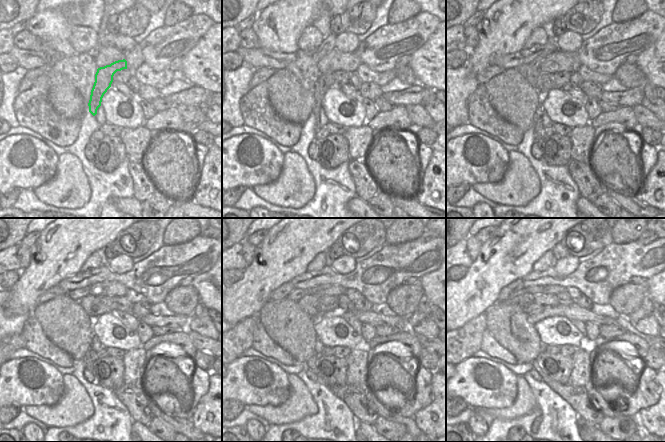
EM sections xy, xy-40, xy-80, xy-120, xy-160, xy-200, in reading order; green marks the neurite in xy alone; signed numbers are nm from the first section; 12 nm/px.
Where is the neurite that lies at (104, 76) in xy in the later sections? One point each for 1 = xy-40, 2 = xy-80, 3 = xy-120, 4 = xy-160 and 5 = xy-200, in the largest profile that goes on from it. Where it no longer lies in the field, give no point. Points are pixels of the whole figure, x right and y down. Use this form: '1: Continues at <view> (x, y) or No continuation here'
1: Continues at xy-40 (325, 81)
2: Continues at xy-80 (538, 126)
3: Continues at xy-120 (89, 357)
4: Continues at xy-160 (311, 363)
5: Continues at xy-200 (577, 397)

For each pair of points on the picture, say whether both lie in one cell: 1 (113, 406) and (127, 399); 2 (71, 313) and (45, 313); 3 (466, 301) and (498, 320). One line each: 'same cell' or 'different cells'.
1: different cells
2: same cell
3: different cells

